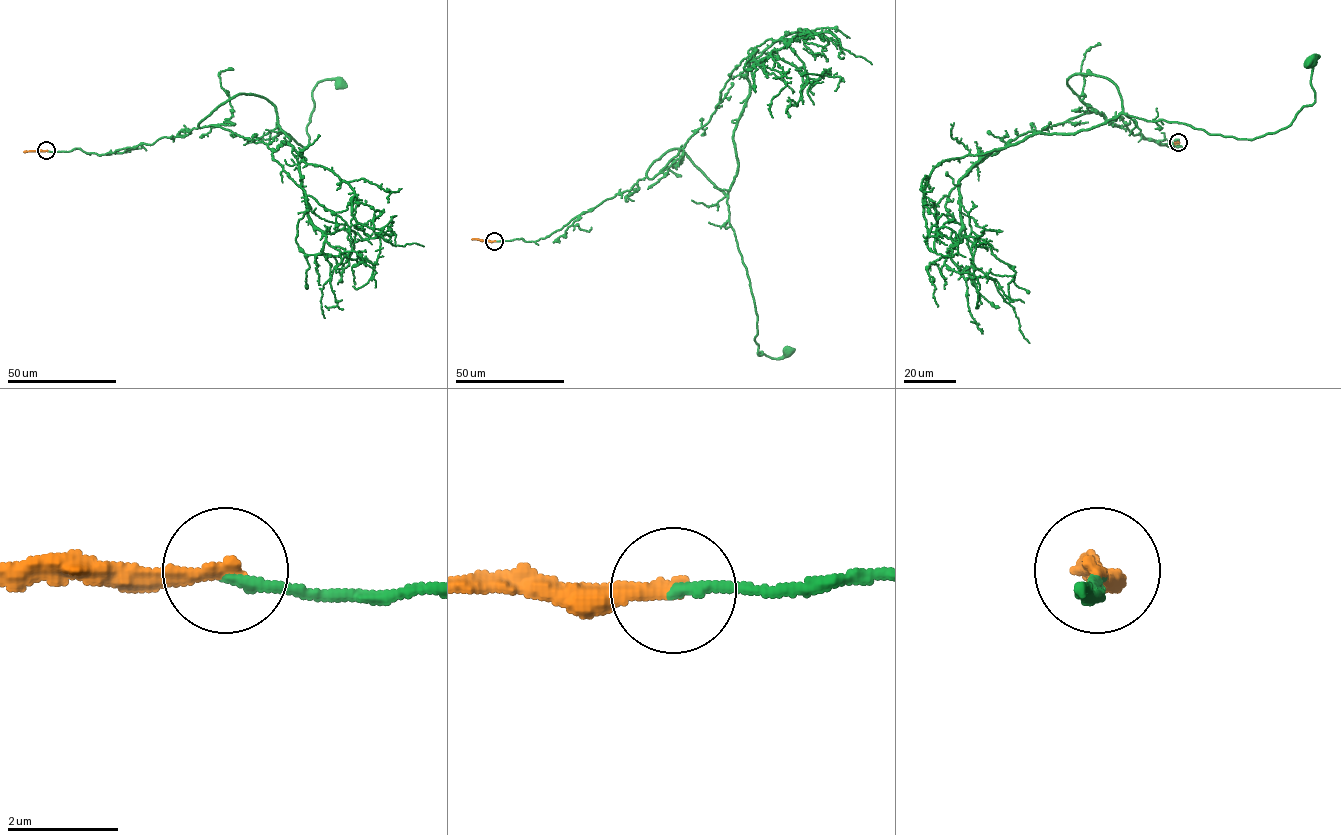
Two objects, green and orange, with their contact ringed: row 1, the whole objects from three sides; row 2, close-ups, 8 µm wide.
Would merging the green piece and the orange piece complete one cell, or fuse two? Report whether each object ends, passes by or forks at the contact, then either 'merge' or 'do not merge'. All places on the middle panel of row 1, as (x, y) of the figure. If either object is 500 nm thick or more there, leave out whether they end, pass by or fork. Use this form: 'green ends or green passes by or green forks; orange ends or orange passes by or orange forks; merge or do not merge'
green ends; orange ends; do not merge

